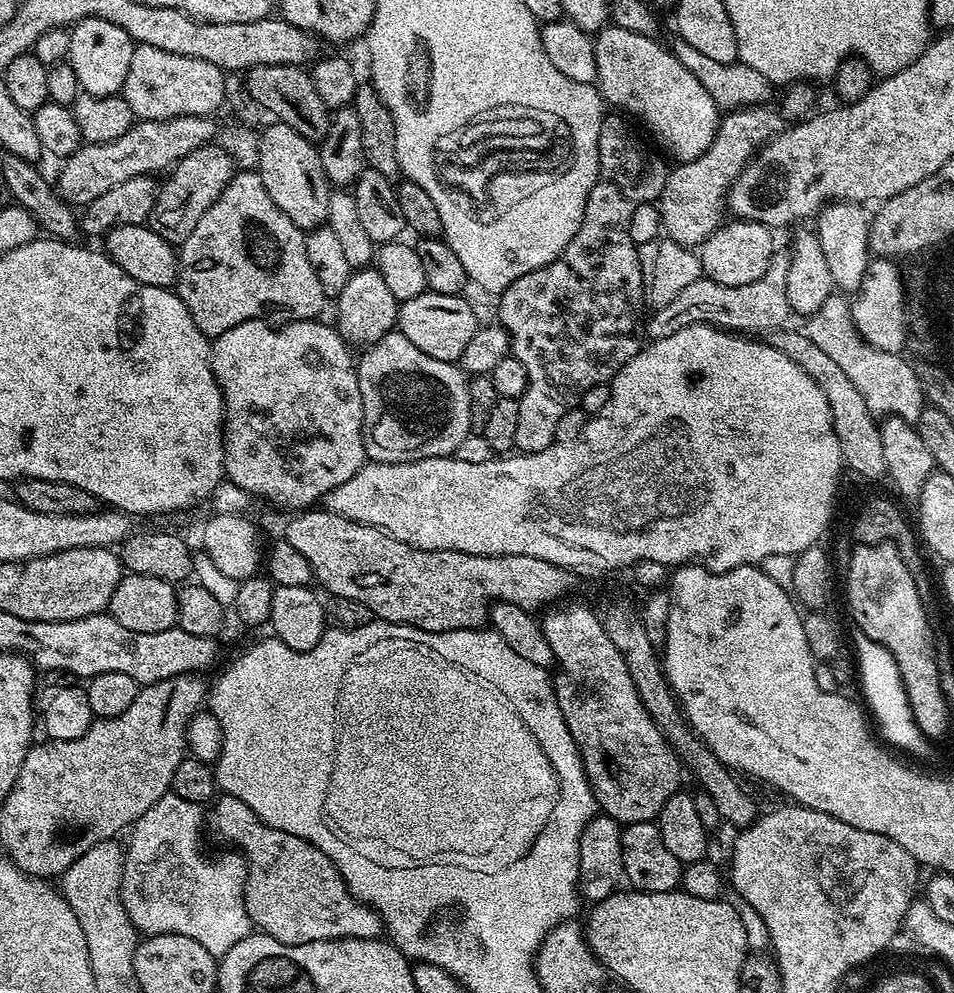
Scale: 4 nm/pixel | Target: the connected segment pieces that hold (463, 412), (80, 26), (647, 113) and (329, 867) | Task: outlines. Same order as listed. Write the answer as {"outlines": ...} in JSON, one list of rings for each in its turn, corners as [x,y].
{"outlines":[[[[398,330],[387,332],[379,344],[370,344],[356,360],[358,390],[362,390],[366,439],[364,451],[369,461],[378,464],[401,464],[411,460],[425,460],[435,456],[450,456],[457,450],[462,438],[473,431],[470,414],[469,377],[459,363],[430,358],[422,354],[410,338]]],[[[91,16],[78,22],[71,29],[70,50],[66,53],[66,63],[73,68],[81,89],[90,96],[114,96],[123,89],[126,70],[130,70],[130,58],[134,42],[122,26]]],[[[615,26],[601,28],[594,36],[598,88],[609,105],[625,108],[620,110],[629,117],[637,116],[673,161],[693,160],[714,142],[722,112],[714,98],[706,94],[702,82],[698,82],[698,78],[694,78],[694,74],[690,74],[690,70],[686,70],[675,54],[663,48],[660,42],[650,36],[634,34],[634,30]]],[[[221,795],[211,808],[206,816],[207,831],[212,831],[222,843],[233,844],[236,847],[233,849],[242,853],[244,863],[248,865],[248,879],[244,882],[244,901],[248,917],[263,935],[283,944],[305,944],[342,938],[375,940],[384,932],[380,916],[367,904],[352,897],[334,862],[330,862],[330,858],[322,854],[322,850],[294,834],[286,834],[282,830],[274,830],[268,824],[263,824],[254,814],[254,810],[246,806],[246,802],[233,796]]]]}

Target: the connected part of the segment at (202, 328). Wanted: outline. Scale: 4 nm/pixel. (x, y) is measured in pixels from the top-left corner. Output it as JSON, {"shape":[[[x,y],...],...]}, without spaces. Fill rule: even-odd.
{"shape":[[[237,171],[233,175],[214,206],[198,218],[198,226],[190,230],[190,238],[186,238],[178,248],[175,295],[182,298],[184,311],[192,315],[200,334],[209,338],[226,334],[226,330],[247,320],[315,320],[326,303],[322,282],[318,282],[318,274],[314,266],[310,266],[310,258],[306,254],[305,233],[294,226],[294,222],[290,222],[278,206],[274,206],[274,198],[266,194],[259,171],[251,171]]]}

